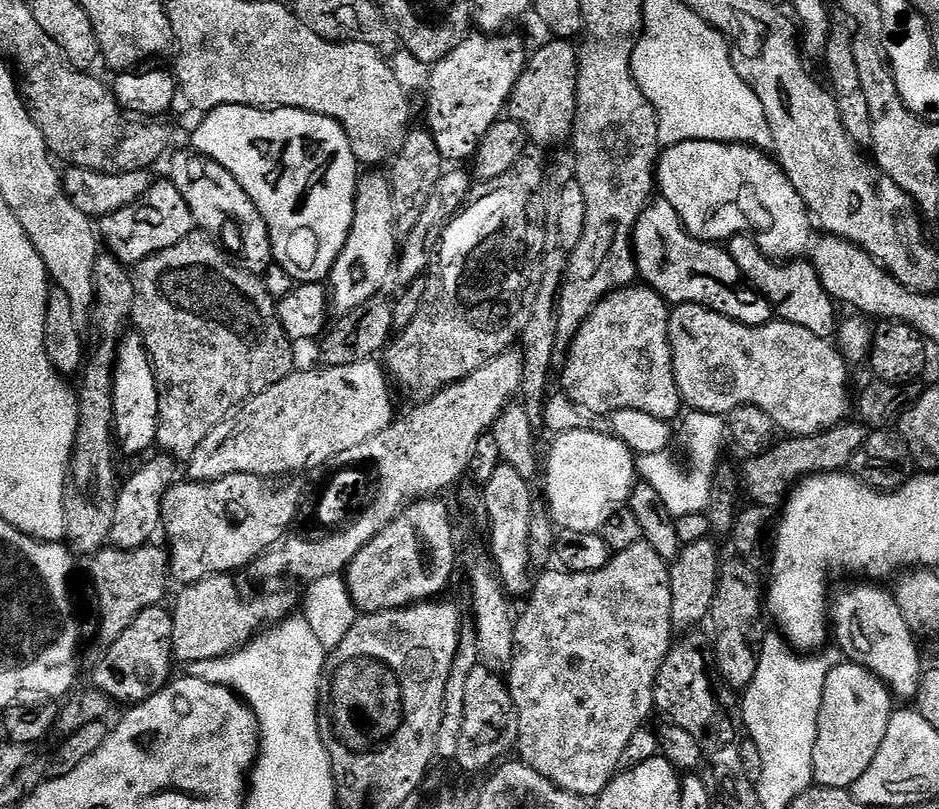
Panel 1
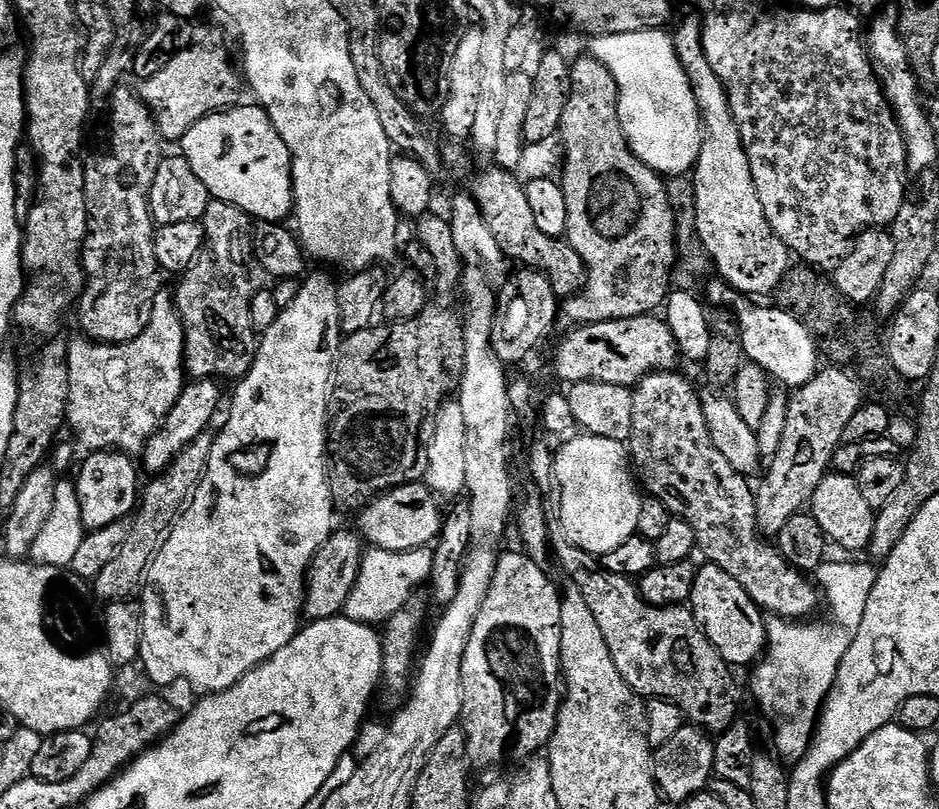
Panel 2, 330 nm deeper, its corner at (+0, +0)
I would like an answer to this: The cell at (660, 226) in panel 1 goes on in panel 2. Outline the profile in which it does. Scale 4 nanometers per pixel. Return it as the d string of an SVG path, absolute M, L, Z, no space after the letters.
M716 278L709 286L706 300L709 305L732 304L733 310L736 311L734 320L740 327L745 357L751 363L762 366L762 370L766 370L773 381L779 385L789 384L789 389L795 390L816 376L822 364L819 354L816 353L818 340L797 316L791 316L779 306L763 308L760 305L763 303L742 298L741 293L735 288L729 288L720 278Z

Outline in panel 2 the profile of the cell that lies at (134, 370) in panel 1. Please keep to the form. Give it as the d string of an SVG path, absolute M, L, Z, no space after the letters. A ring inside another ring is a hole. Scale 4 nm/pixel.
M115 450L88 452L85 457L80 473L74 476L85 529L110 526L119 520L129 519L138 507L138 493L142 488L141 473L138 471L137 461L135 464L132 461L135 459L129 453ZM136 468L138 473L136 473Z

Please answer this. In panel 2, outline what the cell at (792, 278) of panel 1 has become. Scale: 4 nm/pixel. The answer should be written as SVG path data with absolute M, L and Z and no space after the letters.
M688 14L684 21L677 26L676 32L672 36L672 41L676 47L676 53L678 58L682 62L682 66L686 70L686 74L690 78L690 86L694 90L694 98L698 102L700 107L700 122L704 125L704 141L700 147L700 153L698 154L698 162L696 163L694 171L691 173L690 179L694 186L694 194L696 195L696 225L698 226L698 234L702 238L702 246L708 251L708 257L711 258L715 271L719 273L725 284L729 288L735 288L737 292L743 294L748 298L764 298L760 296L768 296L777 291L780 285L783 284L784 278L781 275L784 272L785 261L790 257L788 248L782 242L782 238L778 238L778 234L774 234L774 230L770 226L770 222L766 222L766 210L762 210L762 198L758 198L758 190L754 186L754 174L750 174L750 162L746 158L746 150L744 149L744 143L742 142L742 134L738 130L738 126L734 122L734 114L730 110L730 102L728 101L728 95L726 90L722 86L722 82L718 78L718 74L714 74L714 70L710 67L710 58L706 58L706 50L704 49L704 26L699 17L696 14Z

